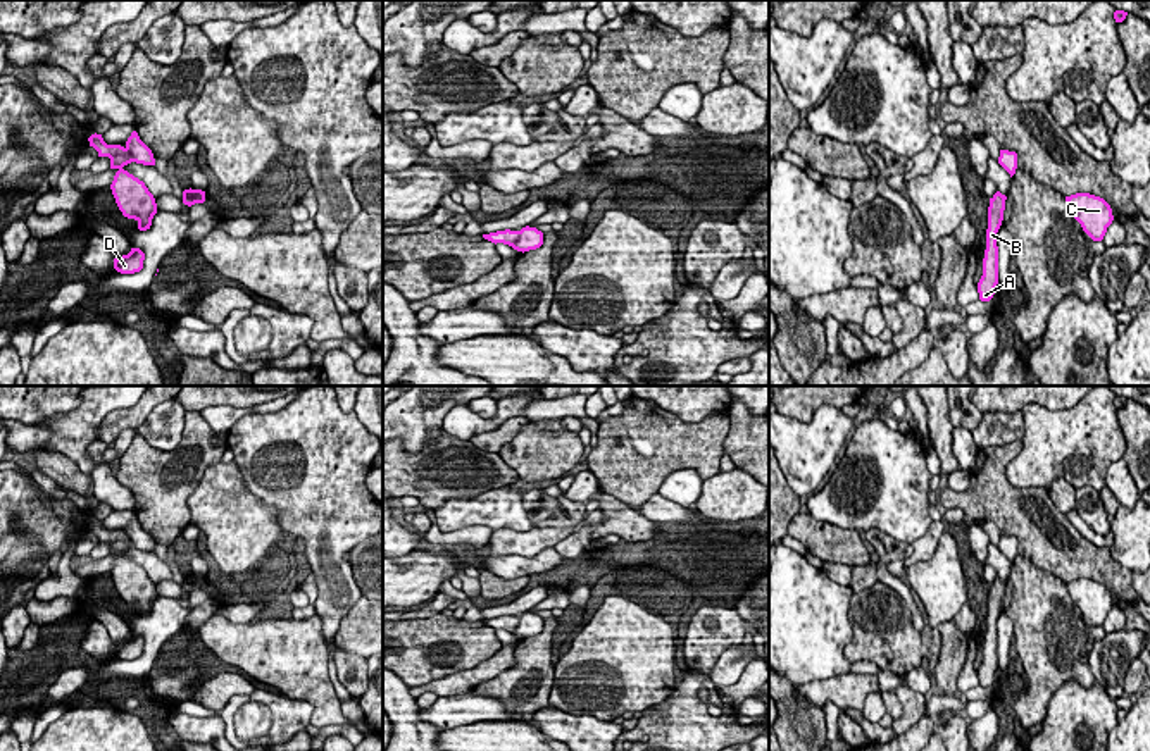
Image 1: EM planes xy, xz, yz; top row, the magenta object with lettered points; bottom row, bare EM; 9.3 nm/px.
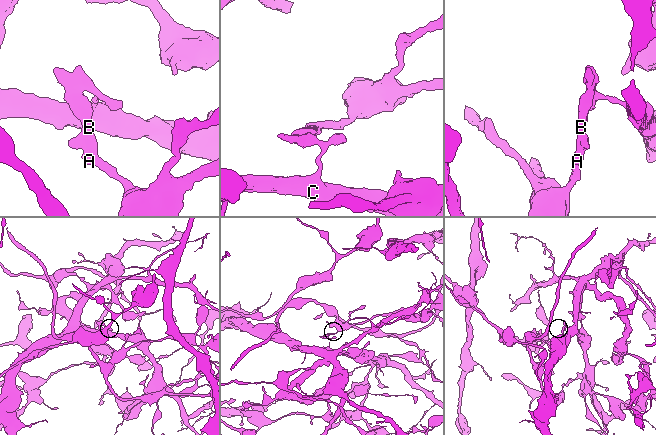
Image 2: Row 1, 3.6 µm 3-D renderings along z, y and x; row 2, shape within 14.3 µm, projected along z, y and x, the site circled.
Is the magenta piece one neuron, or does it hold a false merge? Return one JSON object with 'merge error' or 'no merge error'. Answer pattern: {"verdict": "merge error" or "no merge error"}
{"verdict": "merge error"}

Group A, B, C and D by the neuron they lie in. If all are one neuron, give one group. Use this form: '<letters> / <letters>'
A B D / C

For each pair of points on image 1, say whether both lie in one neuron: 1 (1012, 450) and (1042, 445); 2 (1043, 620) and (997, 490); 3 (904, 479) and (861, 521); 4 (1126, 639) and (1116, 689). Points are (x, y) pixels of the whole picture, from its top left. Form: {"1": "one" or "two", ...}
{"1": "two", "2": "two", "3": "one", "4": "one"}

